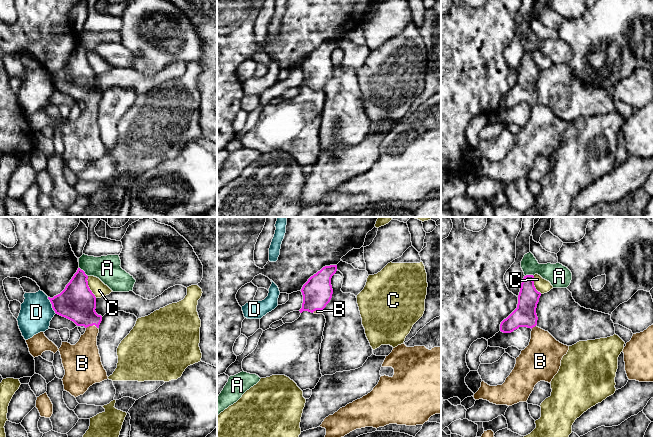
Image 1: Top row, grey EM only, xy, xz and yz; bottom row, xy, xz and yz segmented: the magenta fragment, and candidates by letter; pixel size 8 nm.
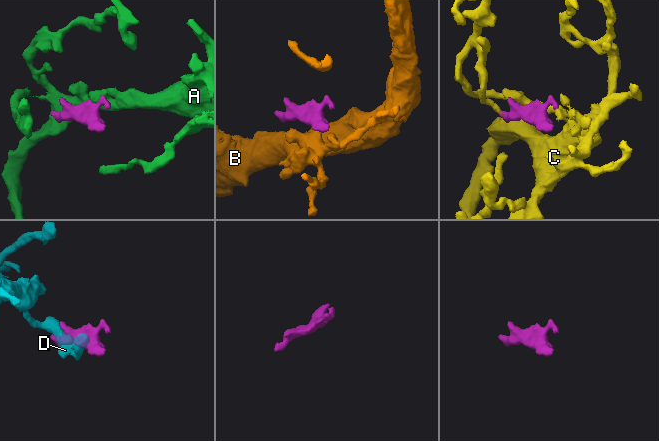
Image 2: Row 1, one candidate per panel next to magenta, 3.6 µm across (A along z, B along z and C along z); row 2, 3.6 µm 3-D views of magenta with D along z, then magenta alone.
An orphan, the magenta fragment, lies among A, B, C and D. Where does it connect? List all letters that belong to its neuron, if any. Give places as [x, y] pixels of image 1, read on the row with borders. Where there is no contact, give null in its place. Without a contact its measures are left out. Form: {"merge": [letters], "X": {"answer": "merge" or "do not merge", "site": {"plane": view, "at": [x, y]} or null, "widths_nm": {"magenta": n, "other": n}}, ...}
{"merge": ["B"], "A": {"answer": "do not merge", "site": {"plane": "xy", "at": [84, 272]}, "widths_nm": {"magenta": 300, "other": 200}}, "B": {"answer": "merge", "site": {"plane": "xy", "at": [91, 325]}, "widths_nm": {"magenta": 300, "other": 240}}, "C": {"answer": "do not merge", "site": {"plane": "xy", "at": [88, 287]}, "widths_nm": {"magenta": 300, "other": 120}}, "D": {"answer": "do not merge", "site": {"plane": "xy", "at": [52, 305]}, "widths_nm": {"magenta": 300, "other": 260}}}

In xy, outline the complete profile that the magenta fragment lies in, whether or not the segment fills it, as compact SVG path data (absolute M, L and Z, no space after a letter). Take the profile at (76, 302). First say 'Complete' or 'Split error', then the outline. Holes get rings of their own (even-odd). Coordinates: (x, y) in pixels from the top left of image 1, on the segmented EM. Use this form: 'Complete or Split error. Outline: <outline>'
Split error. Outline: M78 268L77 272L60 294L53 298L48 297L56 314L73 321L77 326L84 326L86 328L85 333L81 335L79 341L75 345L71 345L68 342L62 342L61 347L58 348L45 336L44 332L40 332L26 340L29 352L34 358L41 356L45 351L51 351L54 354L57 351L60 352L65 370L65 375L62 379L64 390L69 392L75 398L83 395L93 384L108 379L97 346L98 328L102 321L102 316L98 315L95 311L96 297L90 290L87 279L88 276L85 272Z

